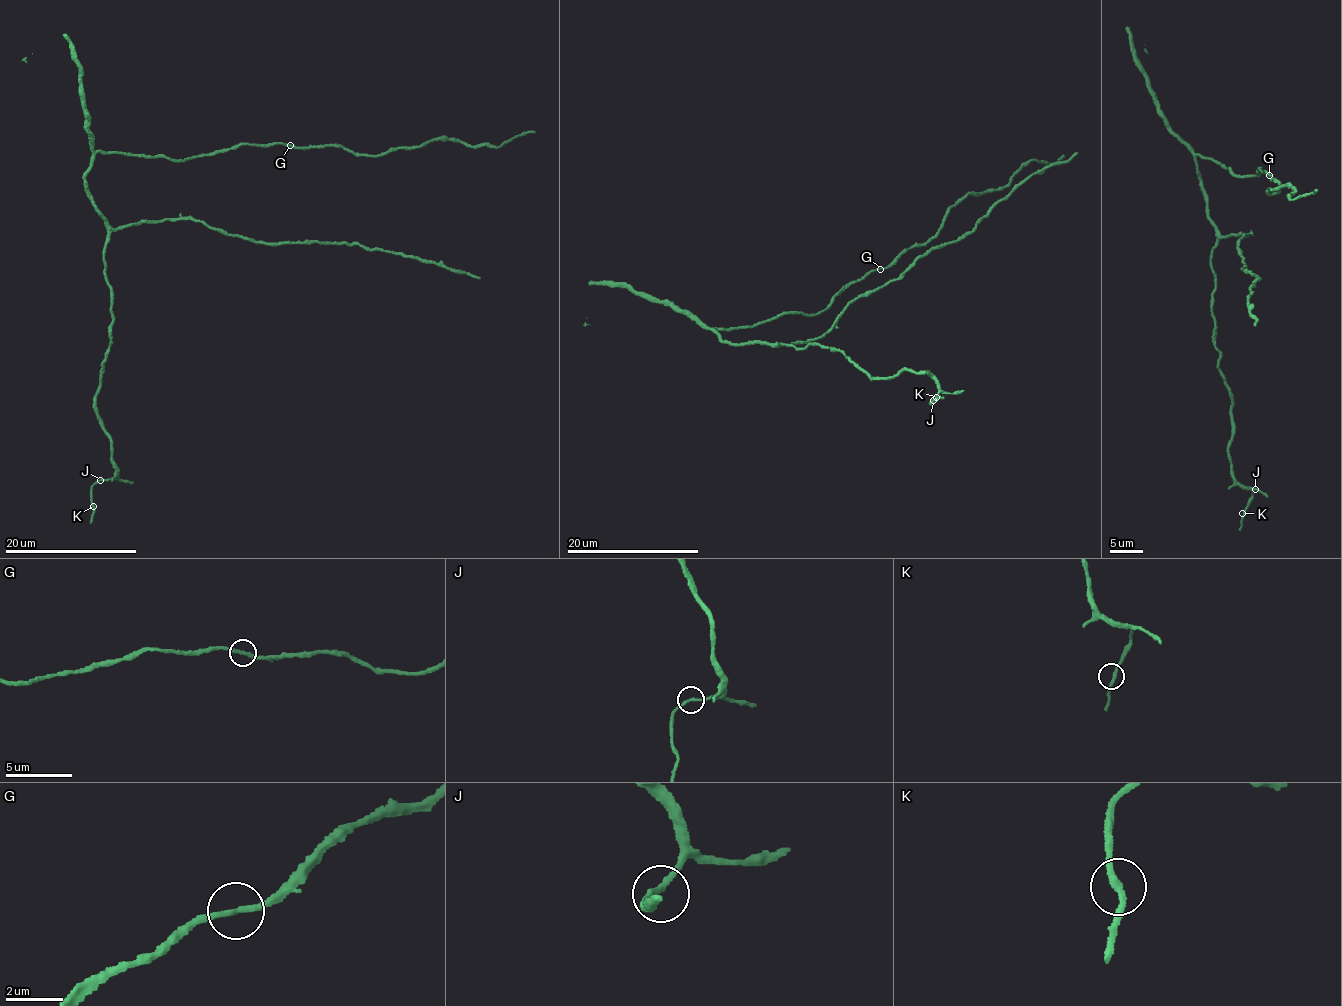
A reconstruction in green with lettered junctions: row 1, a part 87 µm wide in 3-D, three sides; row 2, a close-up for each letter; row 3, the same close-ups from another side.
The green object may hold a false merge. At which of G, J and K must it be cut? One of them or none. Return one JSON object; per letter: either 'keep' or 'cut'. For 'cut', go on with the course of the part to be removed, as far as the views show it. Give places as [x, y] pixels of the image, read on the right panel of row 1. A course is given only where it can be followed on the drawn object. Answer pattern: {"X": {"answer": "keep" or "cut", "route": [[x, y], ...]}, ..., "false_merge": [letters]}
{"G": {"answer": "keep"}, "J": {"answer": "keep"}, "K": {"answer": "keep"}, "false_merge": []}

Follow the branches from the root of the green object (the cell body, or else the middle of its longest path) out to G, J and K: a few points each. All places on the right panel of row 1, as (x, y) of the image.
G: (1198, 155), (1219, 161), (1237, 176), (1260, 176), (1257, 171), (1261, 167), (1269, 175)
J: (1198, 155), (1197, 175), (1216, 233), (1213, 319), (1231, 403), (1228, 460), (1234, 479), (1255, 489)
K: (1198, 155), (1197, 175), (1216, 233), (1213, 319), (1231, 403), (1228, 460), (1234, 479), (1254, 489), (1242, 513)

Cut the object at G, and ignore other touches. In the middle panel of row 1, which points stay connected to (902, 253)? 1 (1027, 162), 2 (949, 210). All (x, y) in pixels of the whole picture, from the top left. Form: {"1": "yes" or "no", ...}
{"1": "yes", "2": "yes"}

